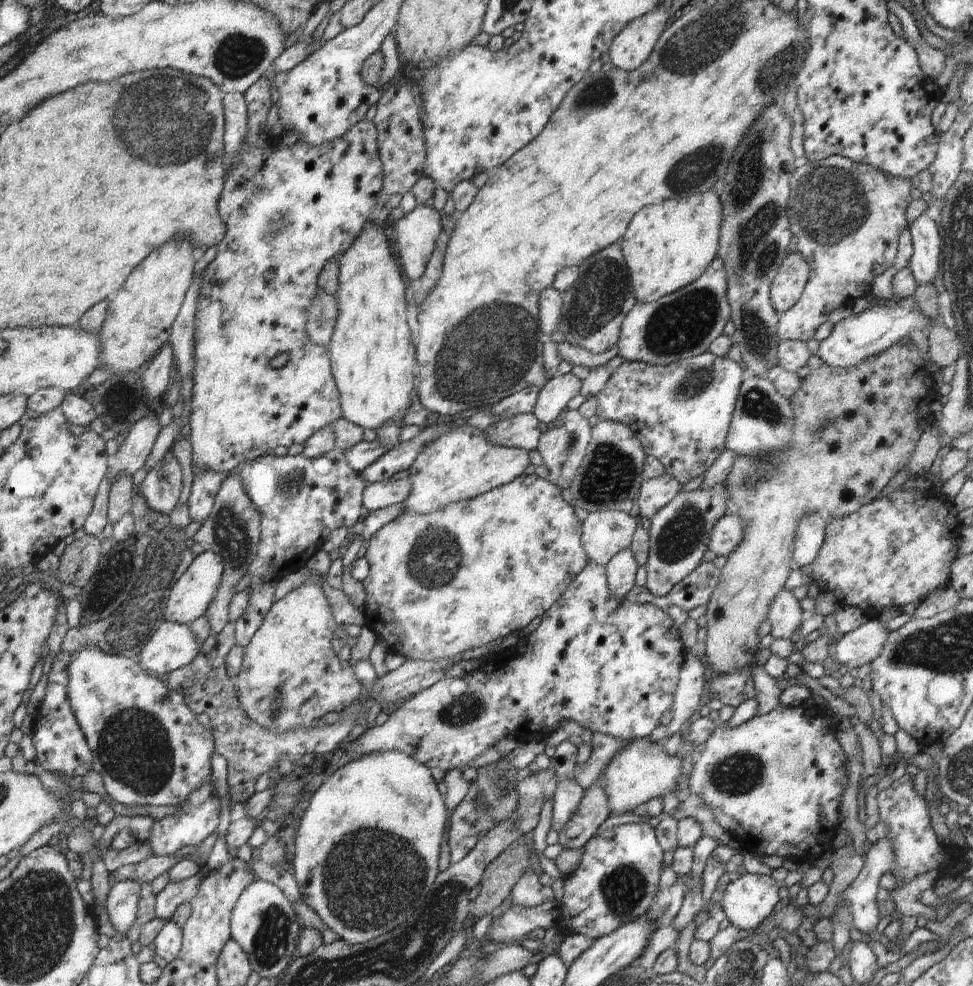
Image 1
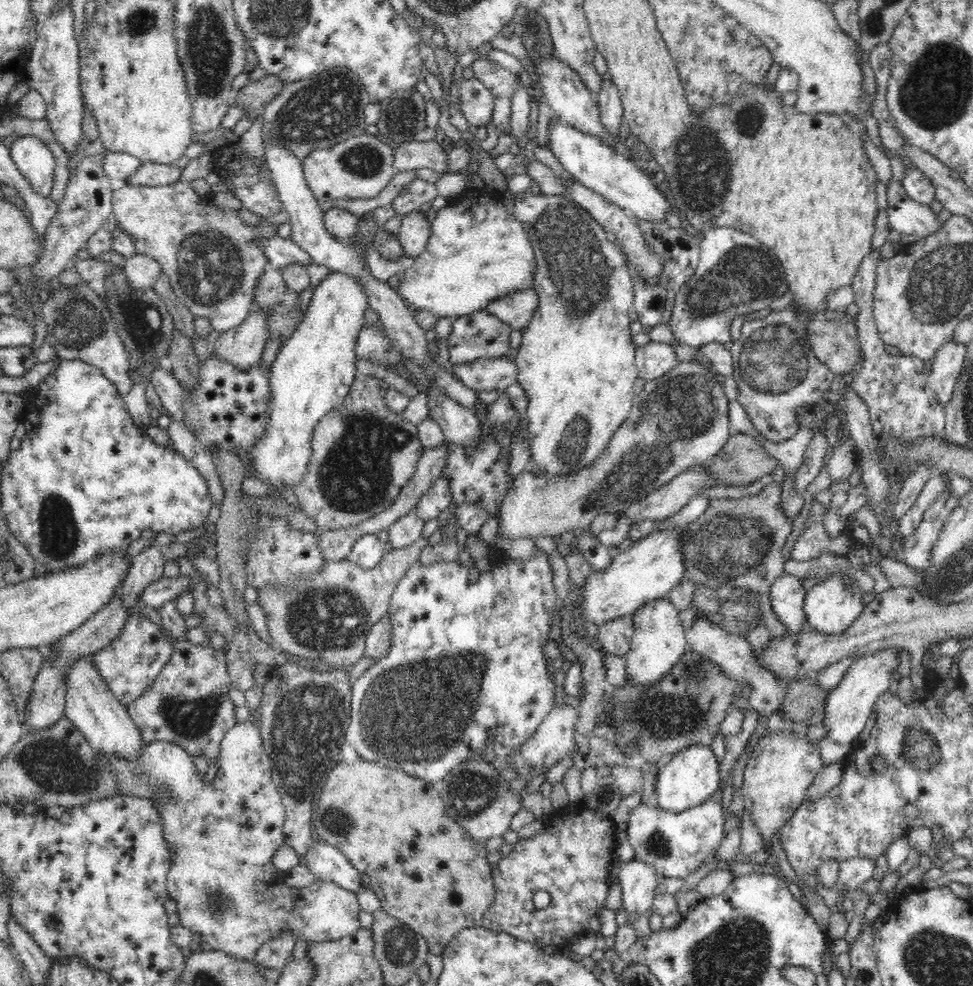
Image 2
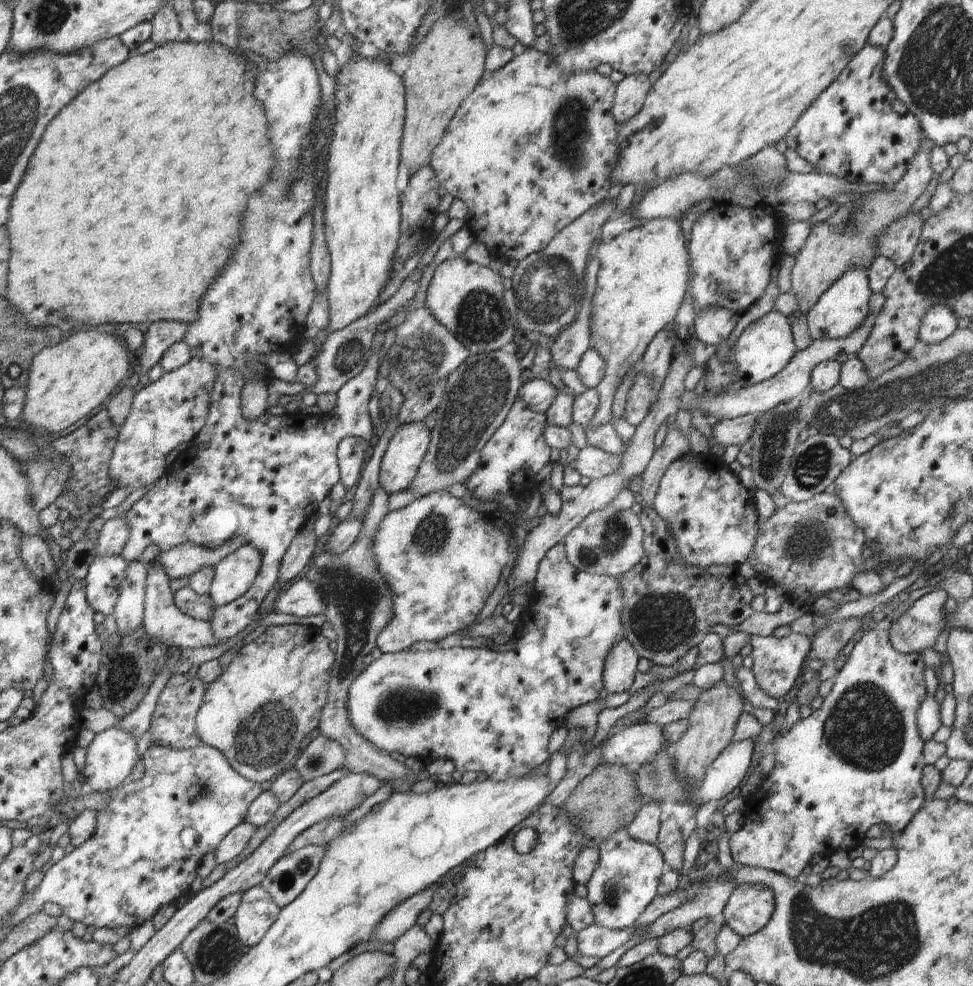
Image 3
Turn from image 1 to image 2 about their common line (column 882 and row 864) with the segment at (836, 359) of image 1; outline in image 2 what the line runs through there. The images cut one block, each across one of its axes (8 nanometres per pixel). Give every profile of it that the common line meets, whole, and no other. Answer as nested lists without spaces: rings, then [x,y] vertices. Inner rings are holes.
[[[316,840],[305,856],[306,866],[316,878],[330,881],[358,894],[363,890],[360,873],[336,847]]]

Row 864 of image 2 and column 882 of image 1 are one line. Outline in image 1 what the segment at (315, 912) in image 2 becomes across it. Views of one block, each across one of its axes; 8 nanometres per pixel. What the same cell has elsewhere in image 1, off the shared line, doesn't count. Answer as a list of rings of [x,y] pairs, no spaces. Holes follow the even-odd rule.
[[[830,156],[818,162],[798,166],[790,179],[787,204],[789,229],[796,236],[796,250],[809,266],[809,279],[798,302],[779,315],[777,335],[780,341],[814,339],[816,330],[828,321],[832,310],[852,306],[857,298],[865,297],[874,278],[895,263],[901,232],[906,229],[906,209],[912,200],[911,182],[904,177],[878,170],[866,163],[856,164],[842,156]]]

